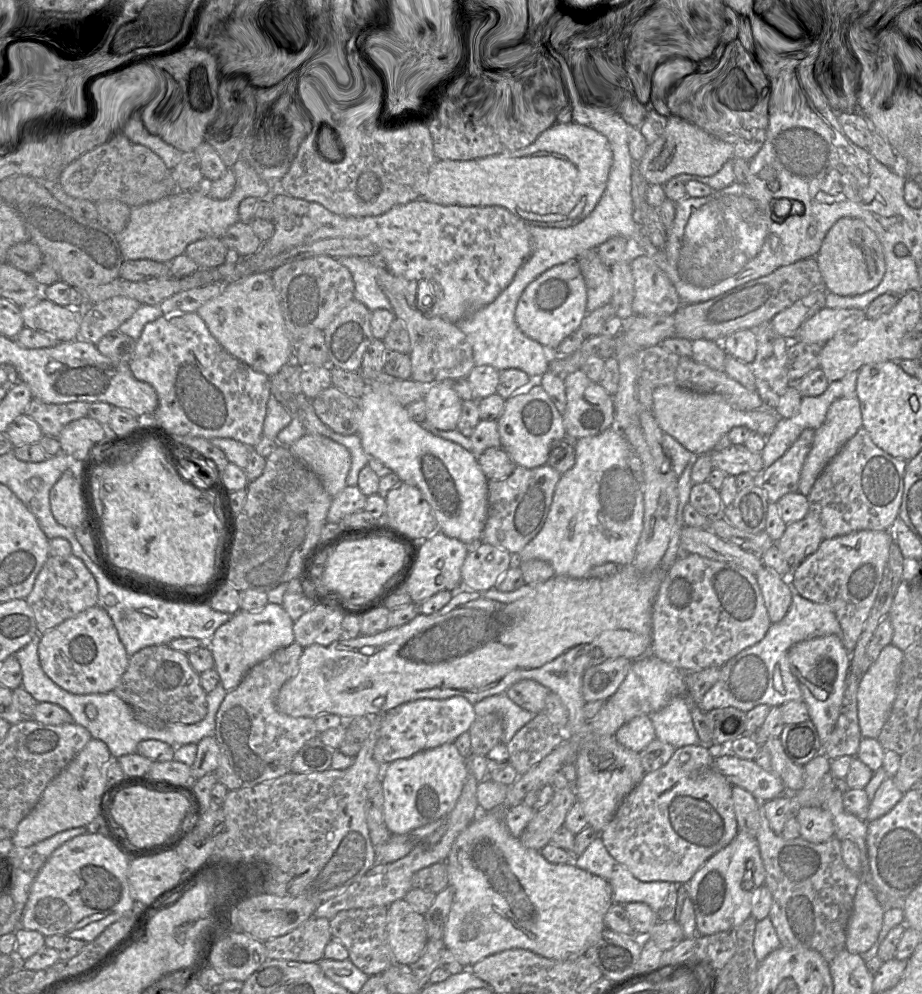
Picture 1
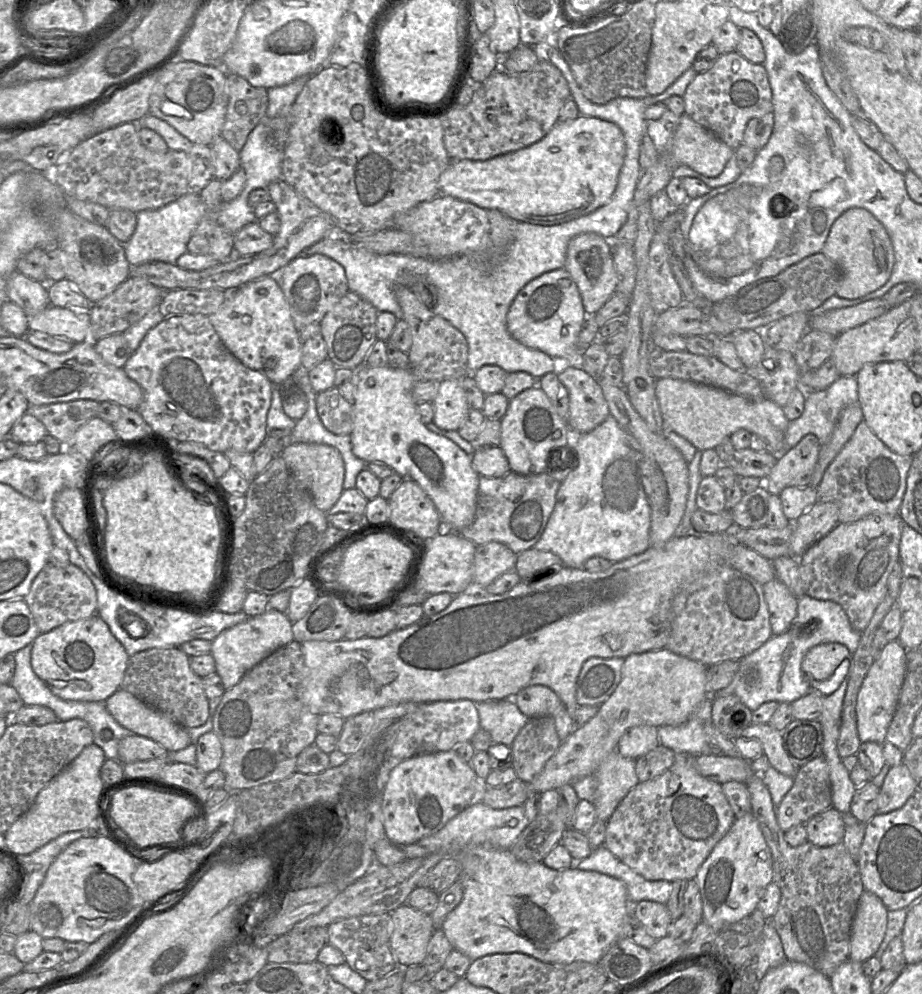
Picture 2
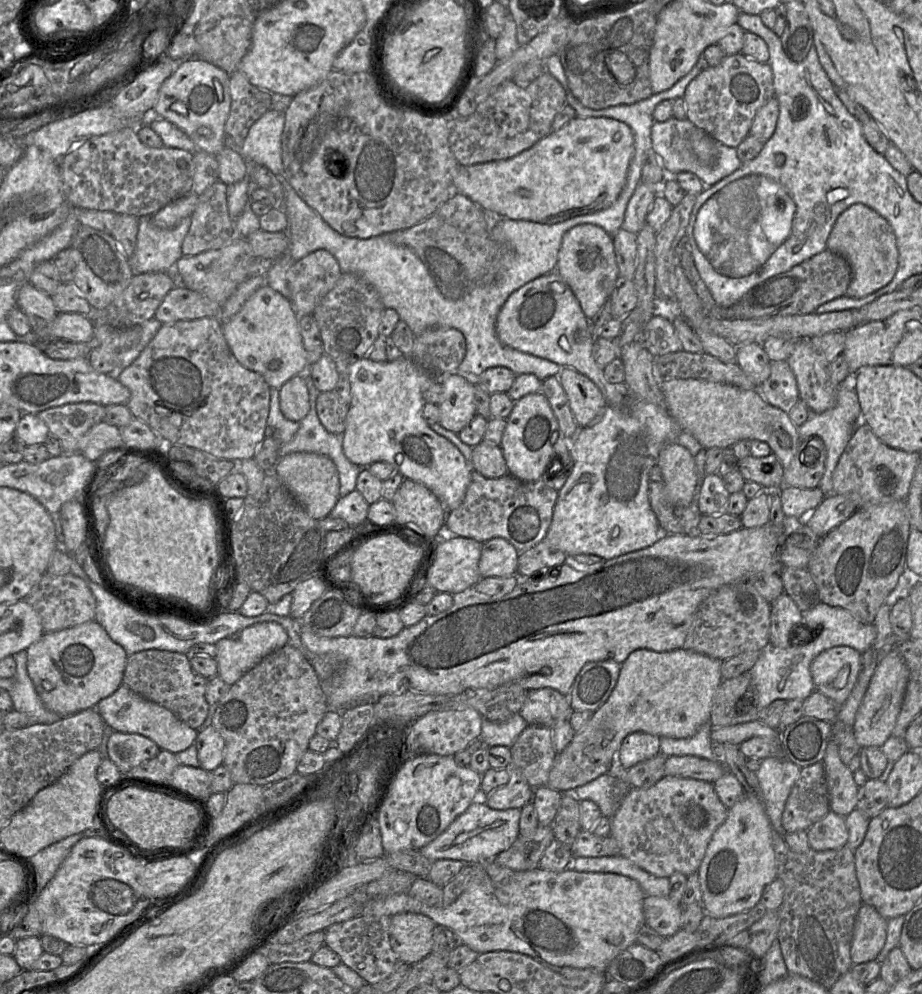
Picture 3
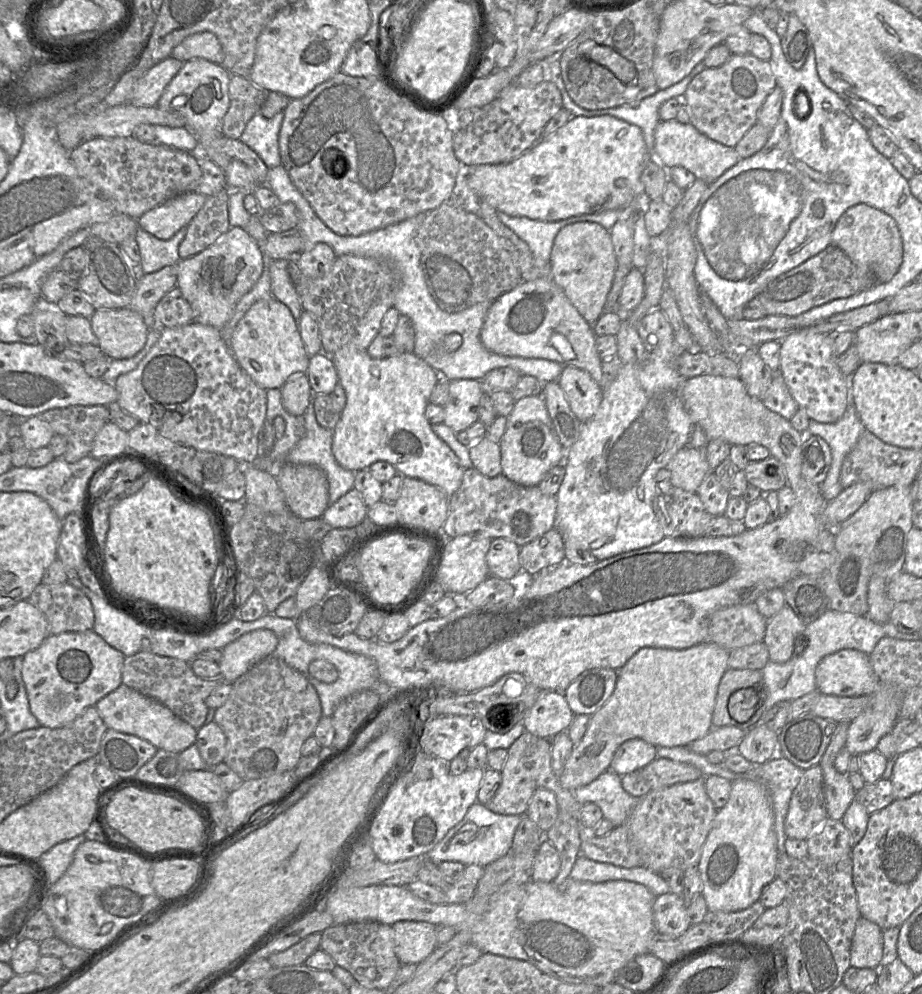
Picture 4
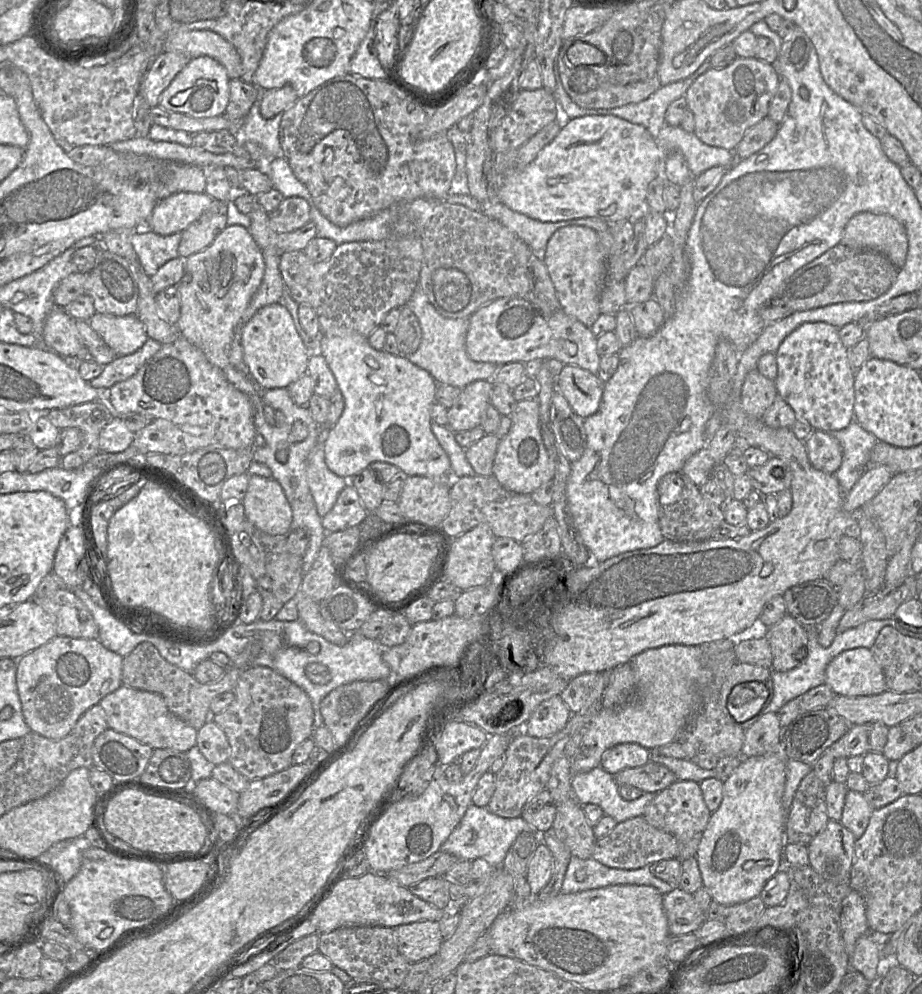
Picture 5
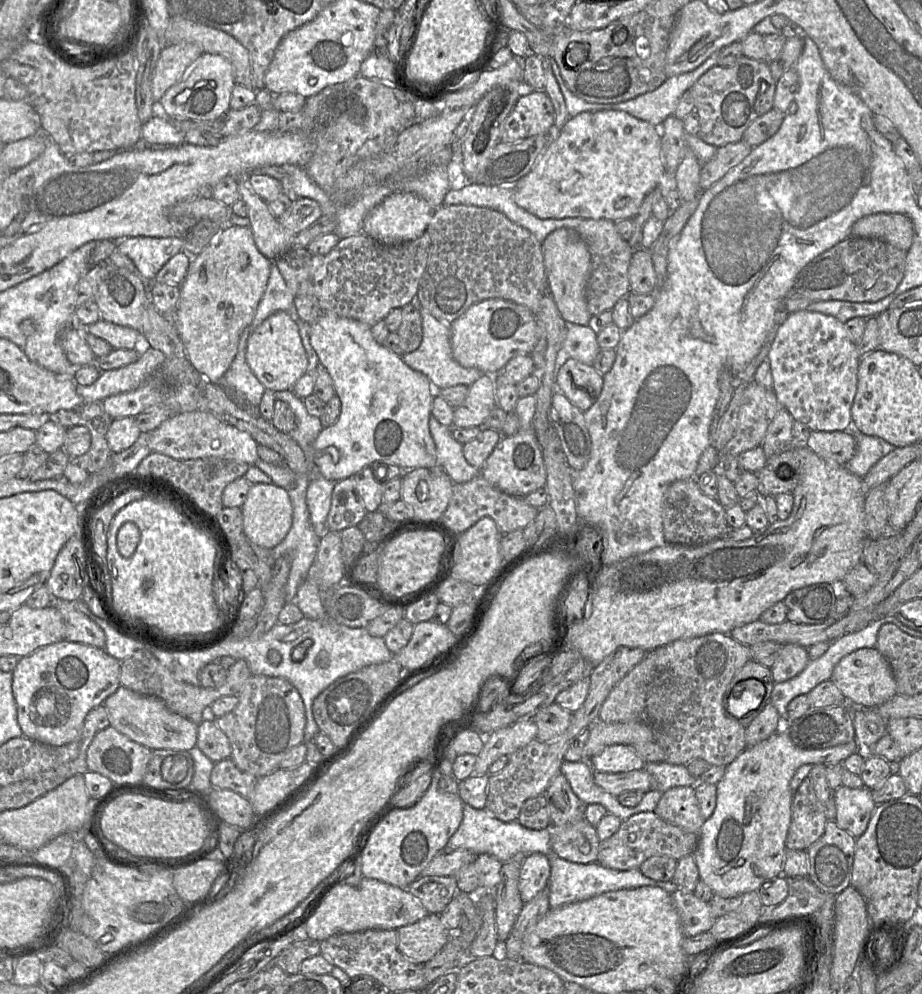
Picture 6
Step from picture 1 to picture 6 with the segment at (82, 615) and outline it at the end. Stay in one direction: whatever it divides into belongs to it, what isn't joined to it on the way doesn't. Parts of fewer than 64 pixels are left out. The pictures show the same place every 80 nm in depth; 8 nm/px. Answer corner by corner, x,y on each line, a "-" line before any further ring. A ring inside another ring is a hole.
62,640
19,659
12,678
12,693
17,706
17,721
23,736
50,746
62,746
74,741
82,732
87,714
102,705
120,686
121,661
102,648

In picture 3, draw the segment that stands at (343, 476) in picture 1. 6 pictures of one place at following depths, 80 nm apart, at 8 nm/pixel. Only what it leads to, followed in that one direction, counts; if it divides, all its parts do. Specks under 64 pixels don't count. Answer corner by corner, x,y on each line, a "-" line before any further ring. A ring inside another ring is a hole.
308,452
290,453
279,458
273,472
313,519
329,516
340,498
339,473
328,456

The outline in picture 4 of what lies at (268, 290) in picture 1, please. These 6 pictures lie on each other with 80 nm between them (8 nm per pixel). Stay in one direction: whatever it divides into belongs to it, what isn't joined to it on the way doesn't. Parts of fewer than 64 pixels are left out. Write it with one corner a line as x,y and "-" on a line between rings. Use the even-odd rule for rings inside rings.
273,296
257,301
245,313
233,332
230,351
240,367
266,391
281,389
290,377
306,373
310,359
290,309

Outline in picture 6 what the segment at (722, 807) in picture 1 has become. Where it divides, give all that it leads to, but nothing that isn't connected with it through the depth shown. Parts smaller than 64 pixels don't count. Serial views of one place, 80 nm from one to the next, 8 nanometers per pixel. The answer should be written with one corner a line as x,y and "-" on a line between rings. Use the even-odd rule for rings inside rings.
695,786
673,787
662,793
654,813
689,833
699,834
706,821
700,812

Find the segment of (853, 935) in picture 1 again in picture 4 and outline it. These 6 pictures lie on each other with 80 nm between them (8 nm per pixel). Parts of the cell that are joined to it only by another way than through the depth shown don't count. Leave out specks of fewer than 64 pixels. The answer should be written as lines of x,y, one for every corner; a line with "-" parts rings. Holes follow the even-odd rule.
860,917
850,947
850,966
874,969
883,954
883,931
875,923

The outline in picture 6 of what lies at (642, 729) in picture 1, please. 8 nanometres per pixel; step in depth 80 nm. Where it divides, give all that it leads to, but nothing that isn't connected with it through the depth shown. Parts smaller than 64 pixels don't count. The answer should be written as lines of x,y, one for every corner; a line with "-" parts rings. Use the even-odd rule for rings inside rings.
610,745
594,756
589,764
595,772
606,774
642,770
646,762
638,756
632,745

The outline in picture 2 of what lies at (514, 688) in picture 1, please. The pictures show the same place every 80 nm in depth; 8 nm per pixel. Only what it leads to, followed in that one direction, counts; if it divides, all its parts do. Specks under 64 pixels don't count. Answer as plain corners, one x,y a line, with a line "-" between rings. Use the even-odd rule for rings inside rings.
532,685
520,690
513,701
530,719
552,717
560,706
564,706
557,694
544,685

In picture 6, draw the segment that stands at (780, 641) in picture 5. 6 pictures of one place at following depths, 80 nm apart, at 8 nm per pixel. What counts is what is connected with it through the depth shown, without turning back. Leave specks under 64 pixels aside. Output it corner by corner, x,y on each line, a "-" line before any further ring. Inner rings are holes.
796,644
781,645
779,654
770,668
773,681
781,683
797,676
809,660
808,648

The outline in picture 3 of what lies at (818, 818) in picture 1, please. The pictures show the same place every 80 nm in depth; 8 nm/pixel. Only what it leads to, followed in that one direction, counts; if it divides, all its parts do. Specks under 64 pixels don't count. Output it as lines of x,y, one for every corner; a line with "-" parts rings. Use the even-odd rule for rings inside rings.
829,812
808,830
808,842
816,851
835,850
844,847
848,841
845,817

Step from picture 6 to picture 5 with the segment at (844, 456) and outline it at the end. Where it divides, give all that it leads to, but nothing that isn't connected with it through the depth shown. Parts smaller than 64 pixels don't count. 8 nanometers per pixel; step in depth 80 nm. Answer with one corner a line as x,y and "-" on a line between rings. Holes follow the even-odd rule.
813,430
804,441
812,466
827,474
834,474
841,466
843,450
830,433

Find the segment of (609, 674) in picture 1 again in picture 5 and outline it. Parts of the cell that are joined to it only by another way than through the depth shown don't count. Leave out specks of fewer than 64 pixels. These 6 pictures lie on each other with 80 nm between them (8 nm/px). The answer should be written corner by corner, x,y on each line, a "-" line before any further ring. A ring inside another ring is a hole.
589,672
569,681
560,697
574,714
601,705
605,688
605,676
602,673

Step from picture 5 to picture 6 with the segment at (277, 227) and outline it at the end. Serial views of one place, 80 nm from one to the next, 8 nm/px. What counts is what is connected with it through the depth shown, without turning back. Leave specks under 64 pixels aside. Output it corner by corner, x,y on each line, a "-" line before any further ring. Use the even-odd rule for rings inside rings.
310,198
294,199
291,206
277,218
293,234
298,234
322,216
320,205

